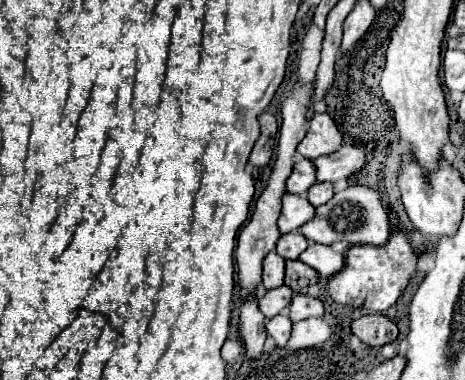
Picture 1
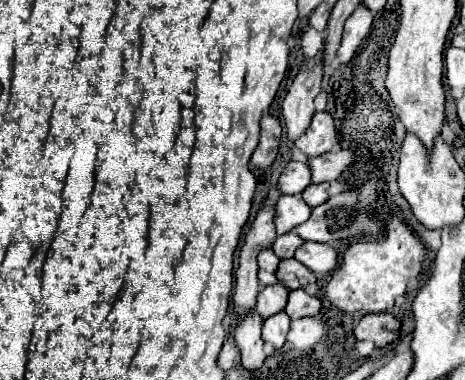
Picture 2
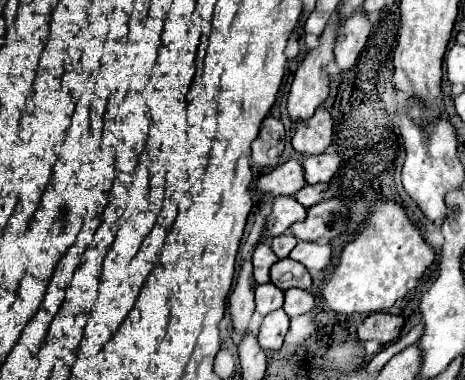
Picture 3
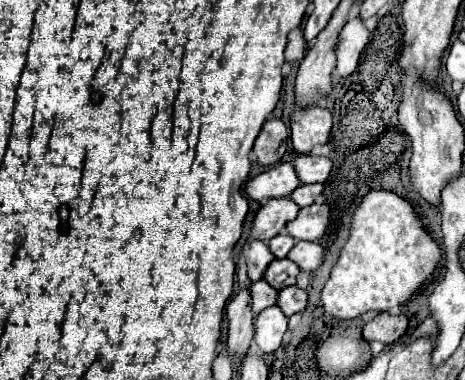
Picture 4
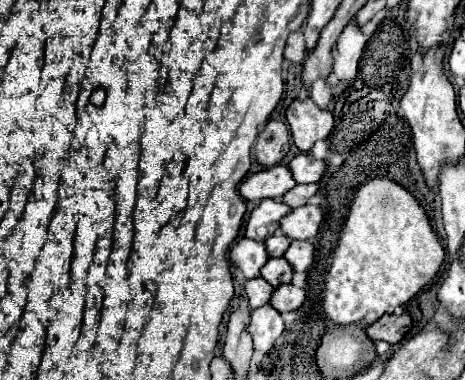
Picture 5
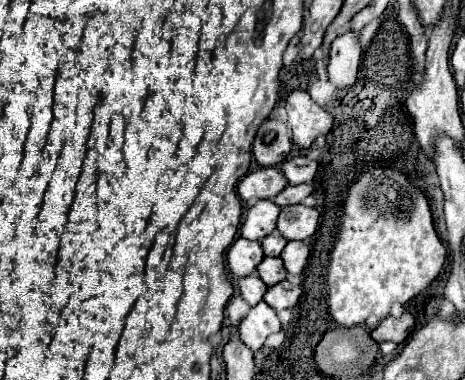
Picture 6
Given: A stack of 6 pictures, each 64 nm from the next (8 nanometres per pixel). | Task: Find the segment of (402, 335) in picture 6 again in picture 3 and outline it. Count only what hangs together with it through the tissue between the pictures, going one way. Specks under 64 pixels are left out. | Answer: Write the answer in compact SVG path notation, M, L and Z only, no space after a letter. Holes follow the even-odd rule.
M384 312L370 314L358 326L358 340L376 340L380 346L386 346L386 344L398 340L402 326L404 326L402 316L384 314Z

